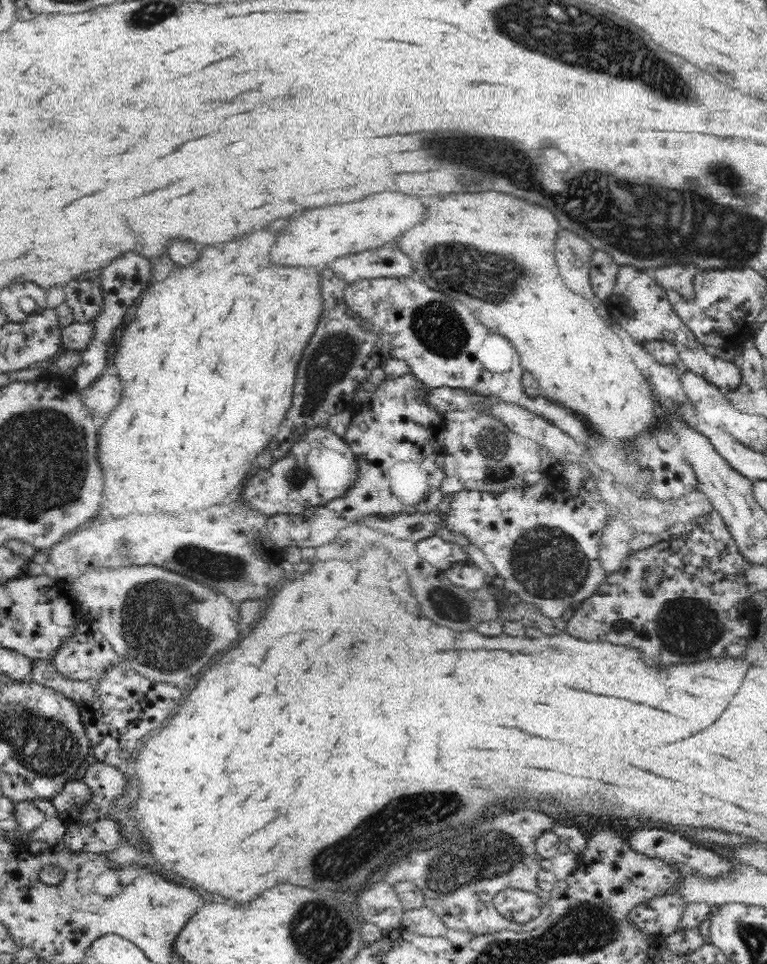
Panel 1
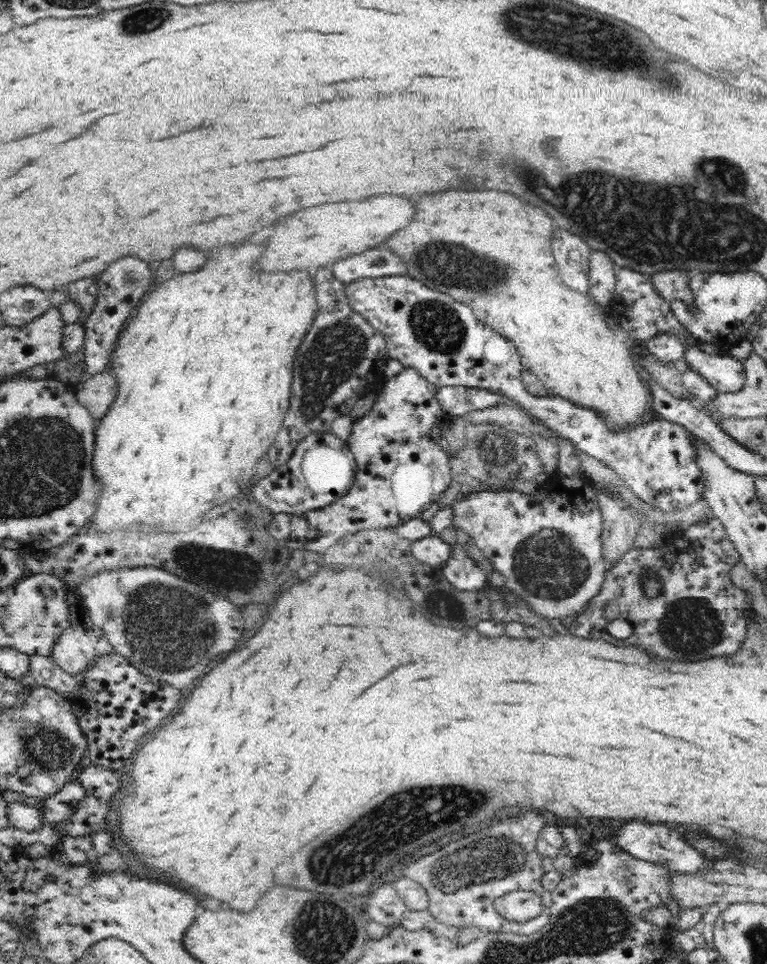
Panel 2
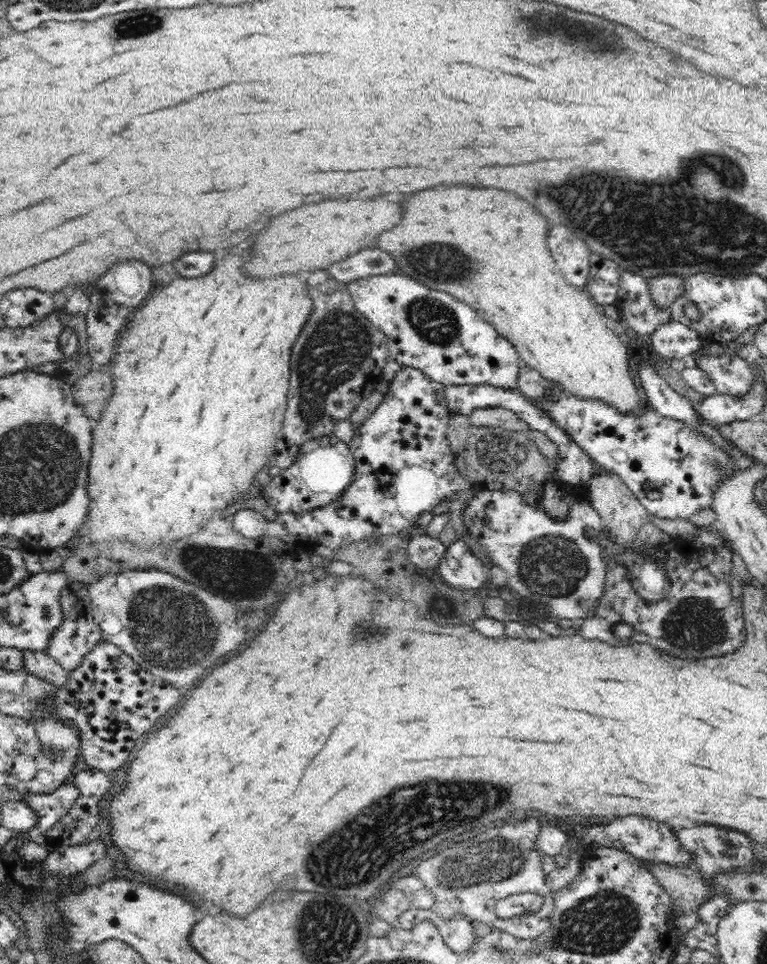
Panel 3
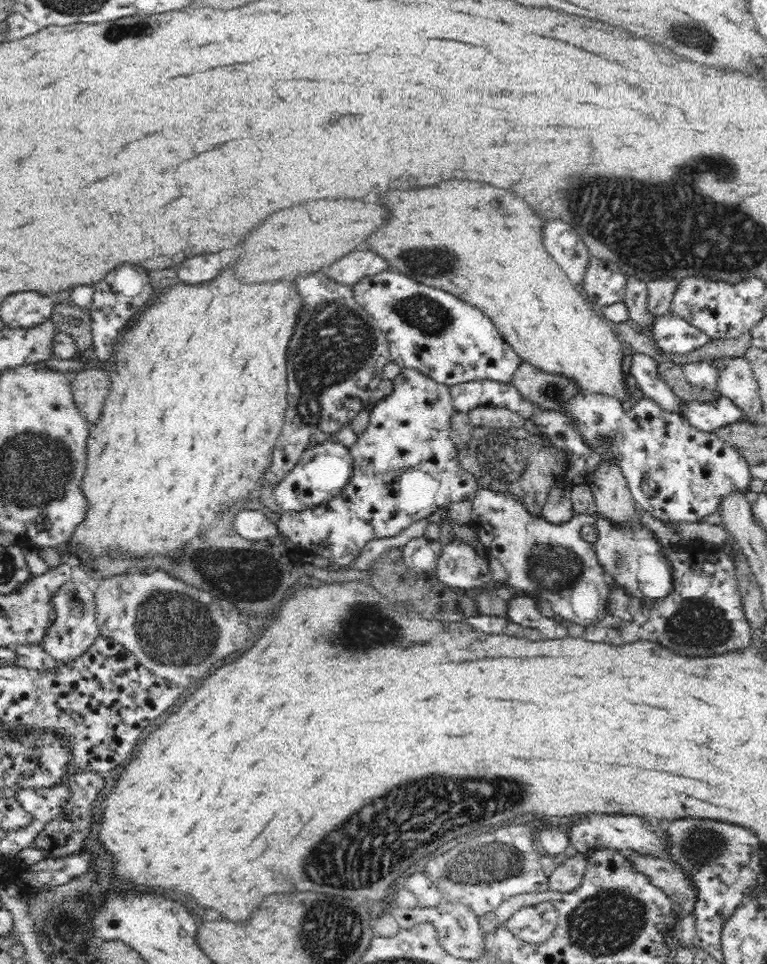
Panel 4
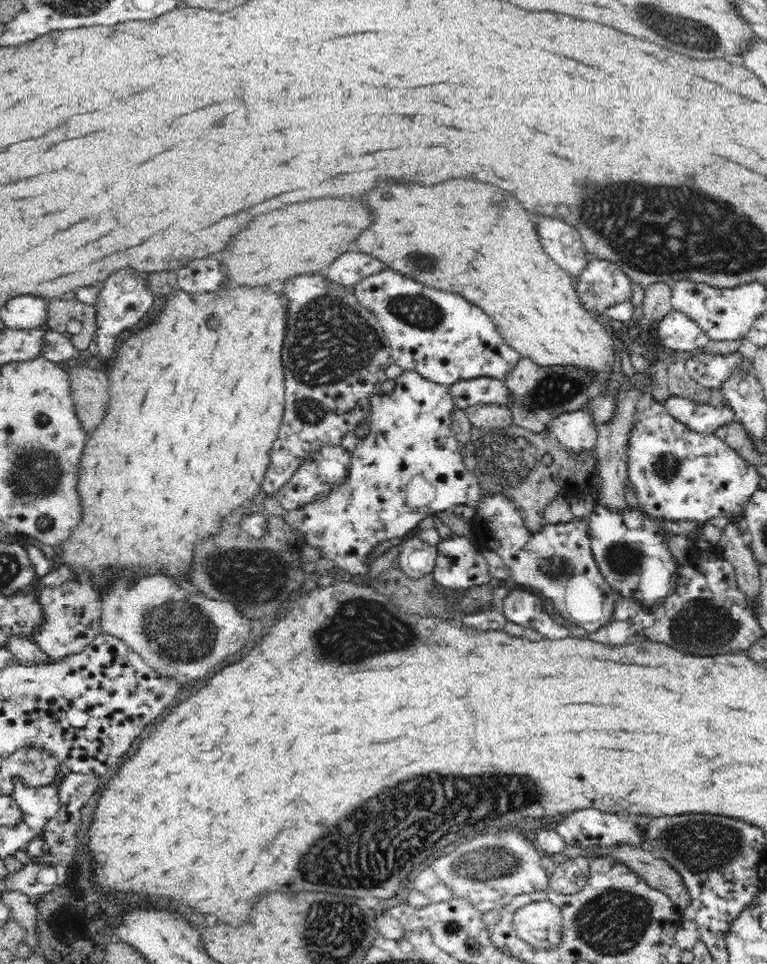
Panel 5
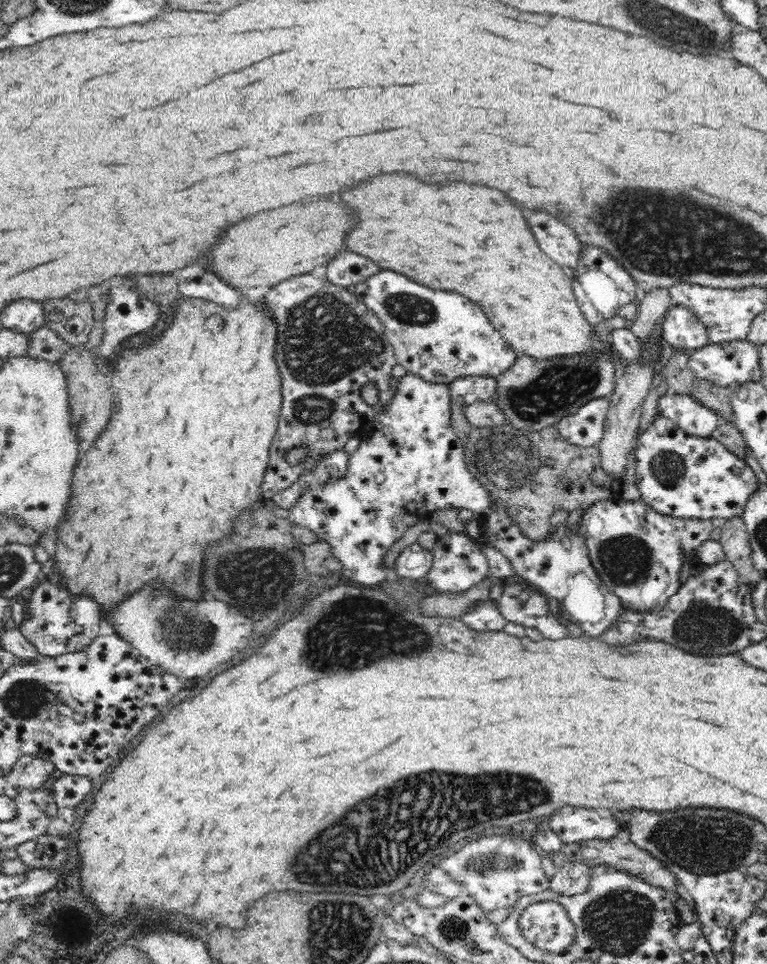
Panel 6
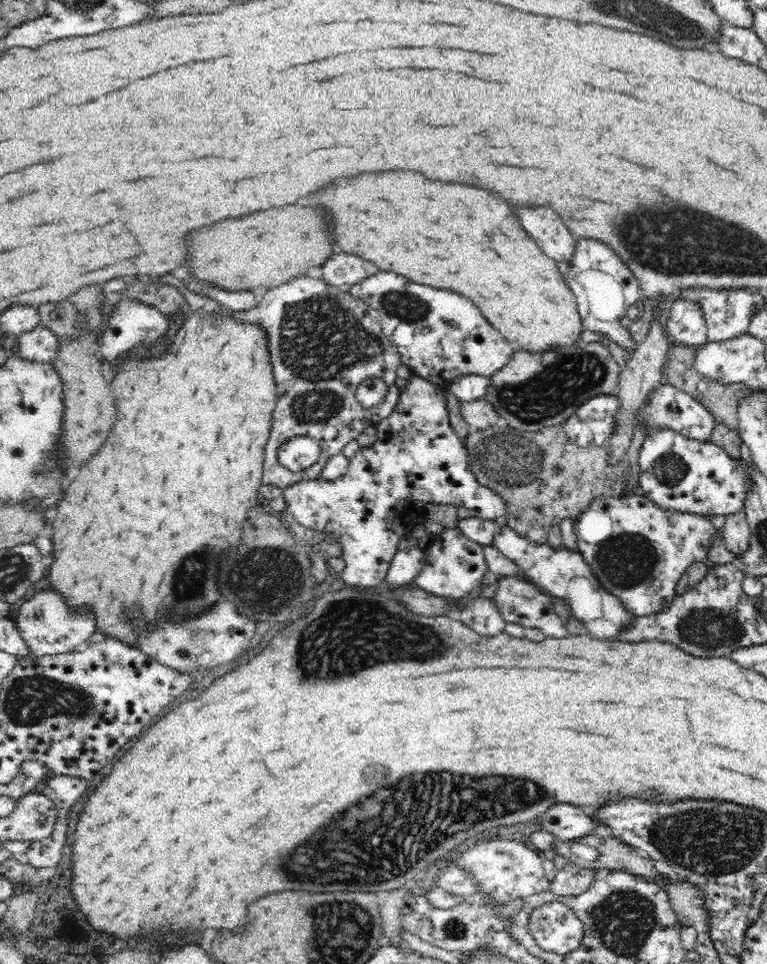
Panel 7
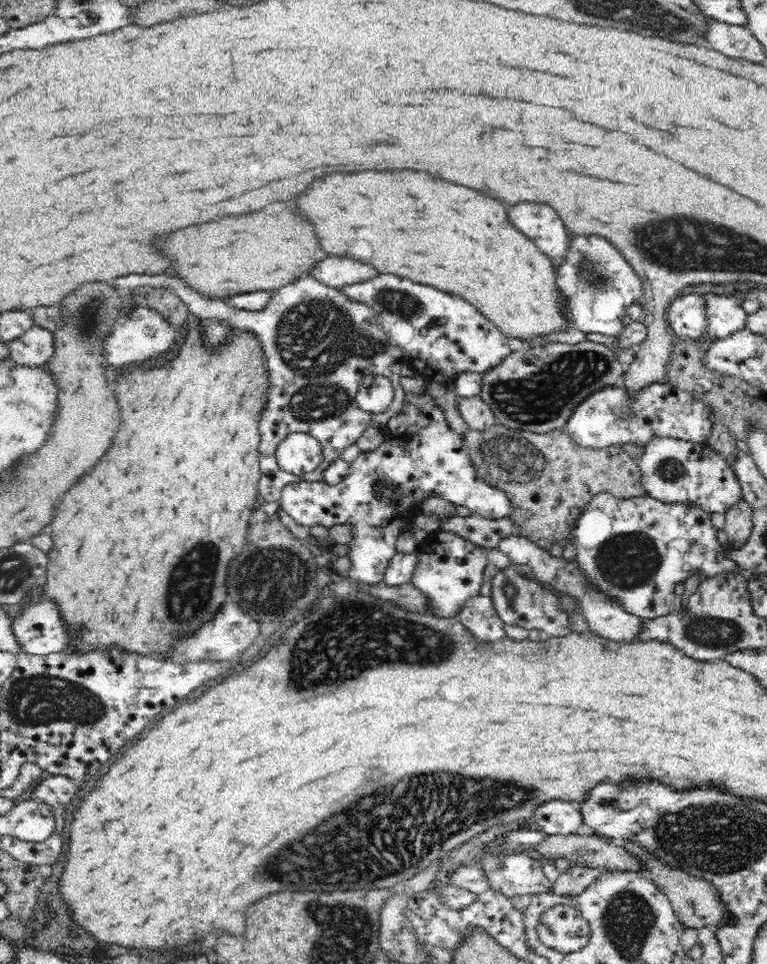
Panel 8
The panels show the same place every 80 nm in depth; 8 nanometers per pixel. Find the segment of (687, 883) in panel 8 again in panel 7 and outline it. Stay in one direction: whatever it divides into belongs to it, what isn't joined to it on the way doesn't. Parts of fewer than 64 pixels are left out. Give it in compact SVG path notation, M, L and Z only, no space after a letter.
M670 883L664 888L670 894L671 905L678 915L678 921L684 926L702 929L708 917L706 917L702 897L696 893L696 889L686 883Z

